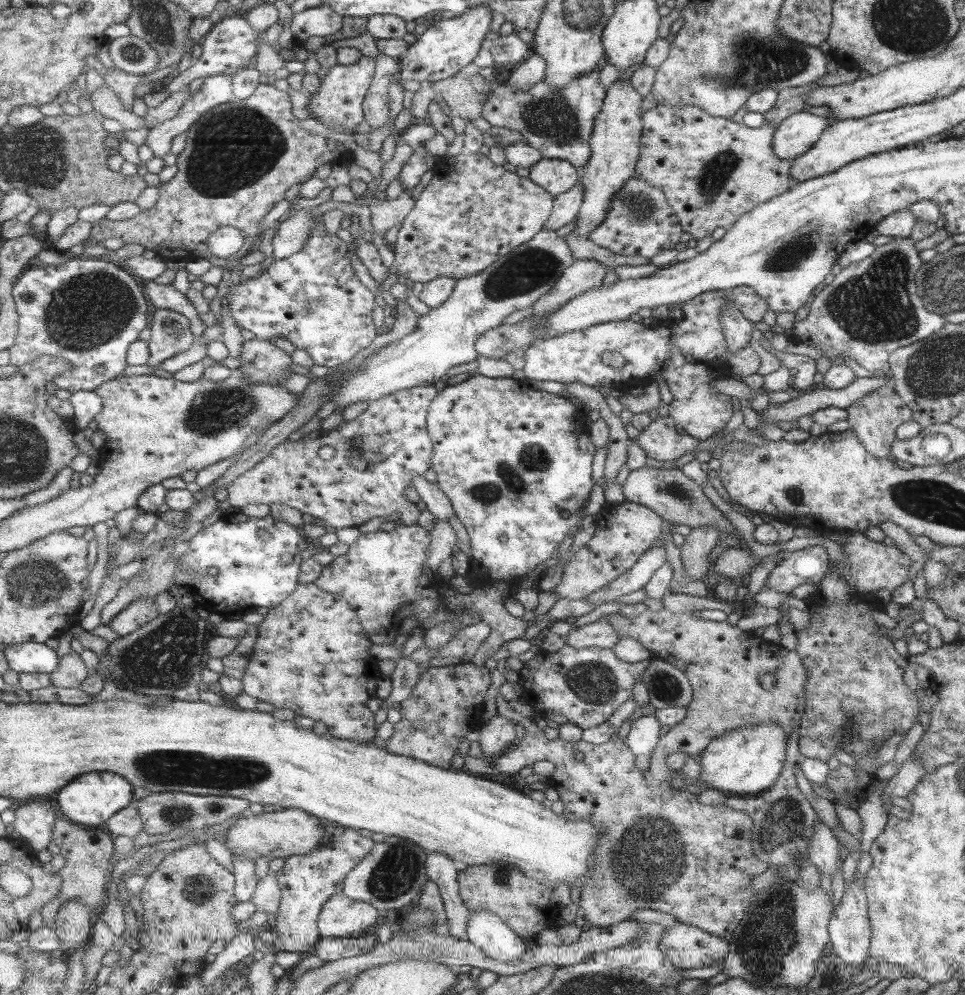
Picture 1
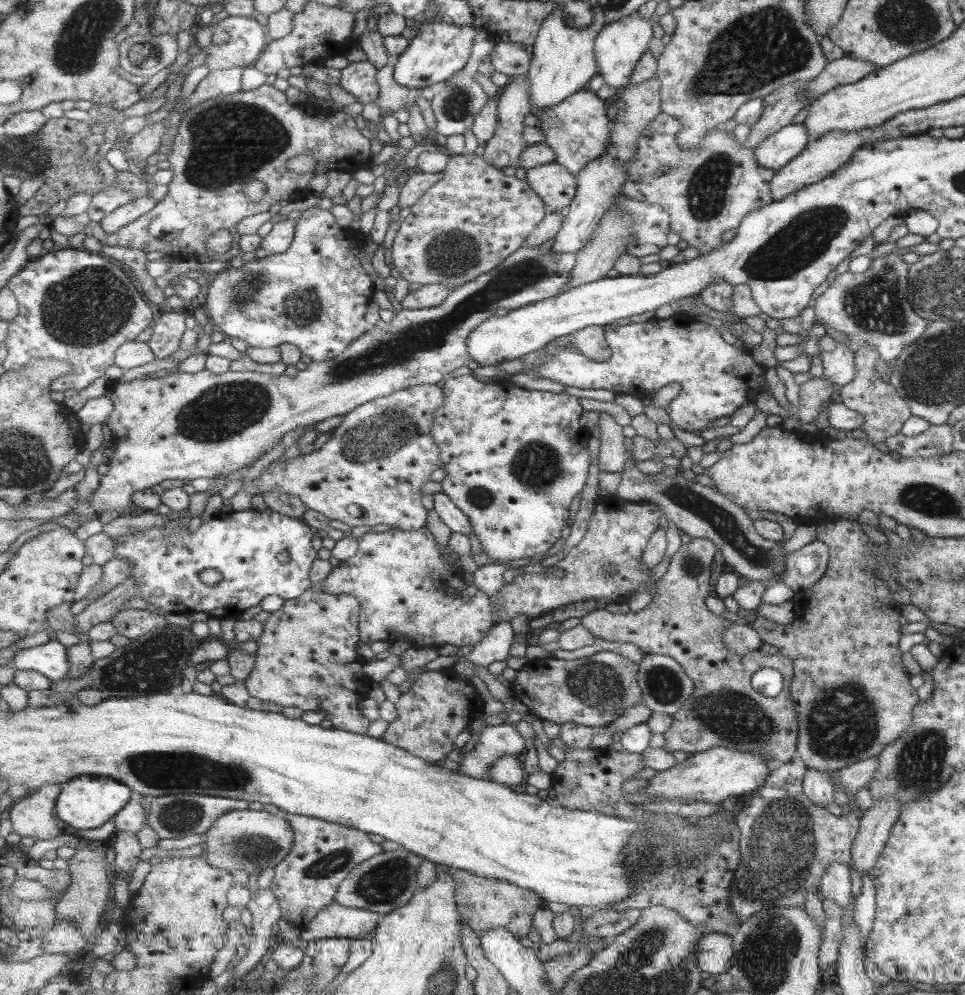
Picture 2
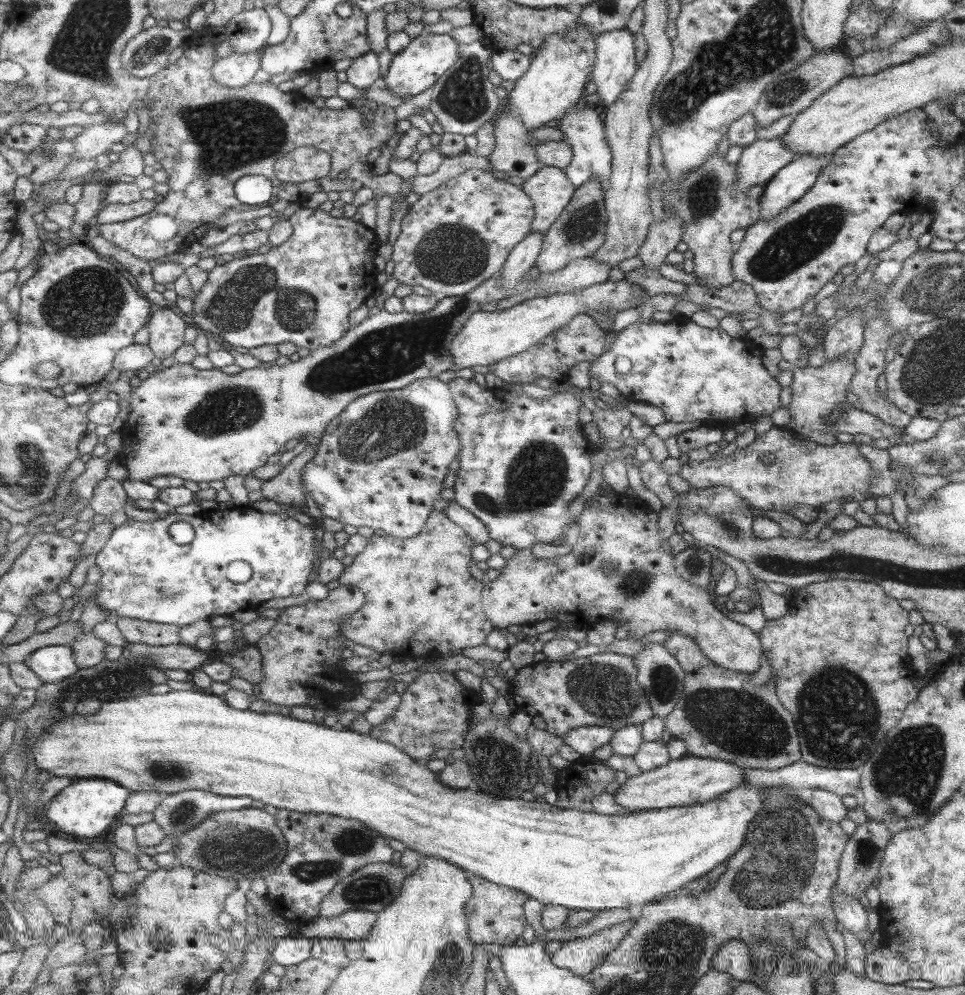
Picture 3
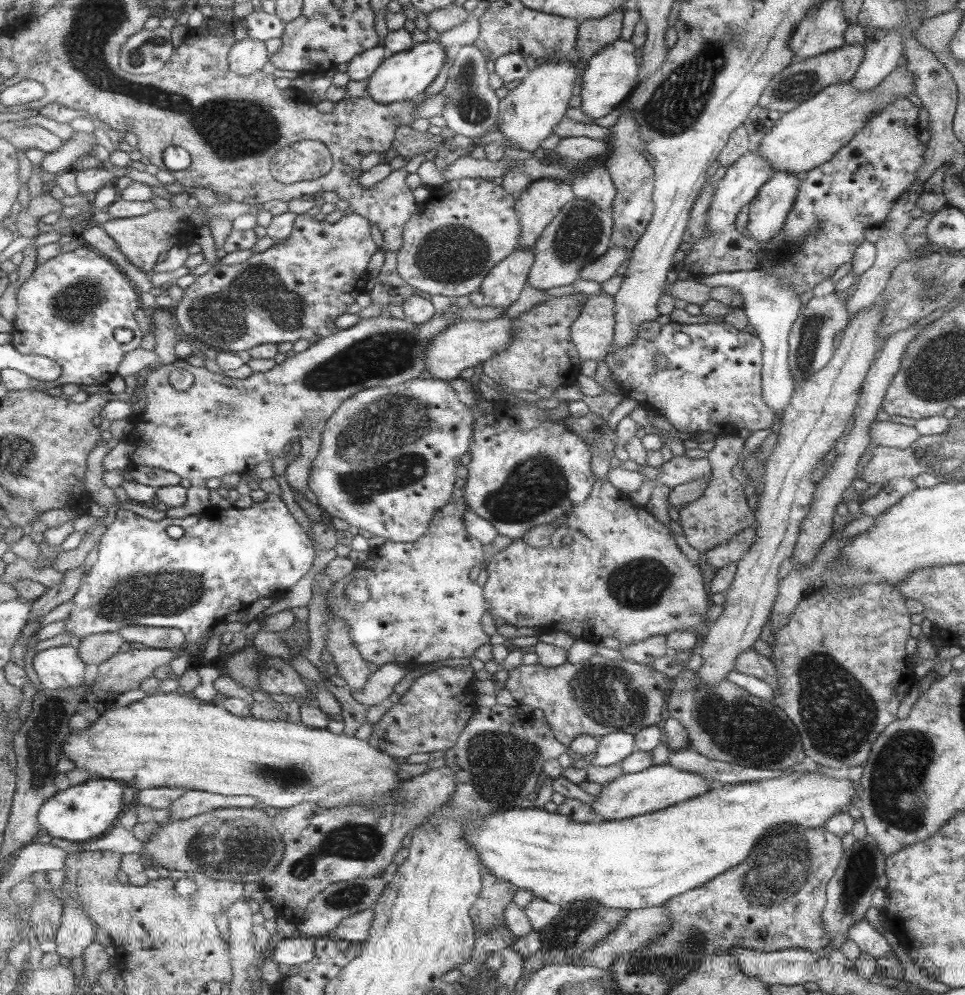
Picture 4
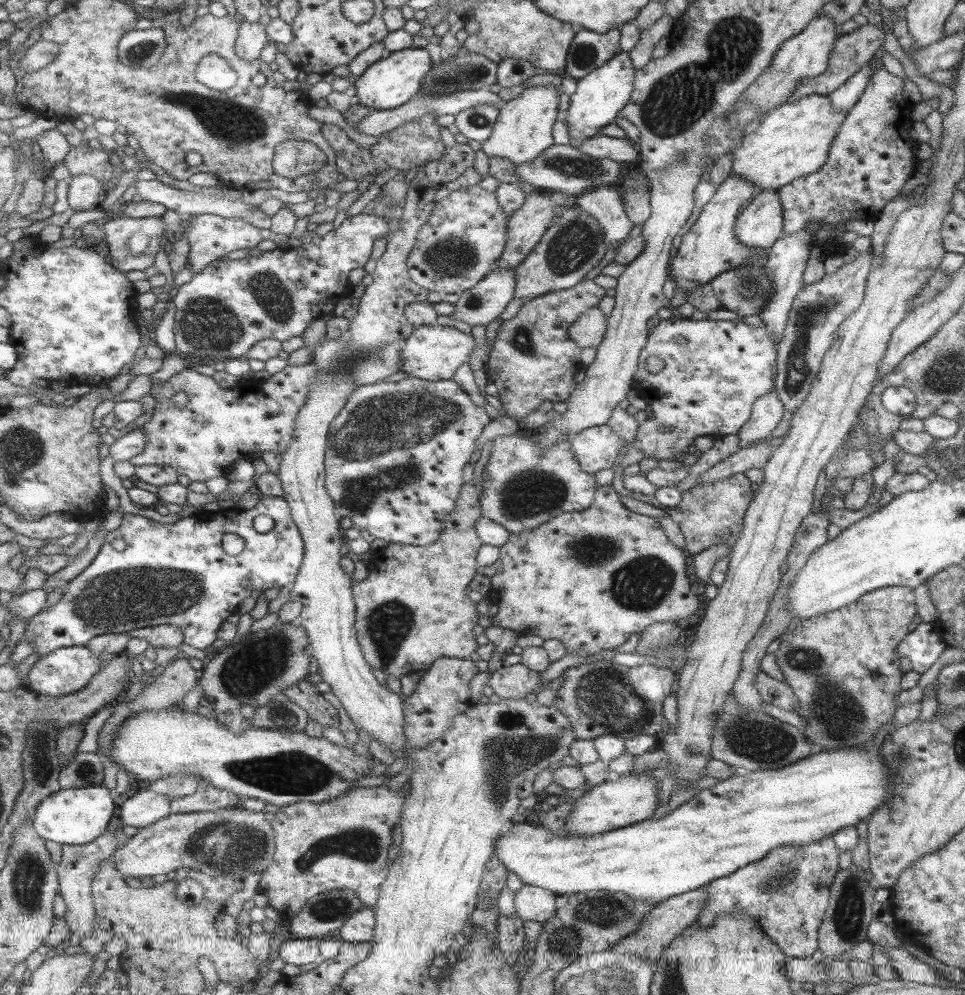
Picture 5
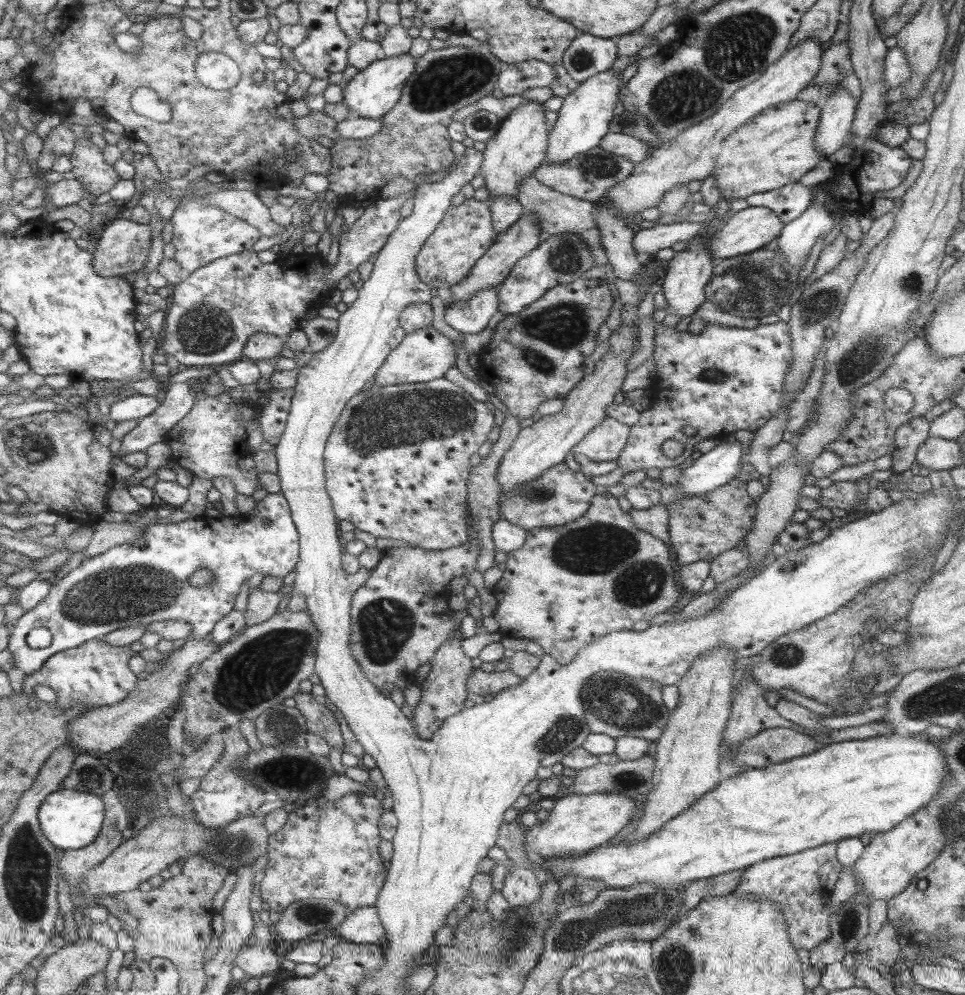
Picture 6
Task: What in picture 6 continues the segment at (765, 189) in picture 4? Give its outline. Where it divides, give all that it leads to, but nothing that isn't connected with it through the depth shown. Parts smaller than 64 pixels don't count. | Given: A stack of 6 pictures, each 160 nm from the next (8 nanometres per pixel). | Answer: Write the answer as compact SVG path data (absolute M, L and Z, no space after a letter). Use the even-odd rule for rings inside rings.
M748 206L738 212L730 213L728 221L722 228L714 232L712 238L708 238L708 249L714 258L726 259L740 254L750 254L762 248L780 236L780 230L784 223L767 207Z

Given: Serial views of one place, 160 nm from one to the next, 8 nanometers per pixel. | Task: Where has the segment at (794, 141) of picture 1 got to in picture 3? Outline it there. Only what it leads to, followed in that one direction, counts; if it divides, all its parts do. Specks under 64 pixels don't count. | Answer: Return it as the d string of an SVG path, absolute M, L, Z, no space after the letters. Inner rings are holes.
M781 137L771 140L757 139L752 144L743 147L741 156L736 162L738 174L736 189L744 191L754 184L765 184L779 170L798 158L797 152L789 150Z

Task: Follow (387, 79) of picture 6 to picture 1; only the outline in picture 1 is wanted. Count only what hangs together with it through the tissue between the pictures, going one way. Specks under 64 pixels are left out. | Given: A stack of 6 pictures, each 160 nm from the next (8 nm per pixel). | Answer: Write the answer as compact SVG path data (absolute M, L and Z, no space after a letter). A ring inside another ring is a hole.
M477 6L469 9L467 14L448 20L437 18L436 22L410 46L409 53L399 59L399 80L417 81L420 84L427 81L432 84L461 74L465 66L469 66L477 59L485 42L485 36L491 31L491 24L493 24L493 10L489 6Z

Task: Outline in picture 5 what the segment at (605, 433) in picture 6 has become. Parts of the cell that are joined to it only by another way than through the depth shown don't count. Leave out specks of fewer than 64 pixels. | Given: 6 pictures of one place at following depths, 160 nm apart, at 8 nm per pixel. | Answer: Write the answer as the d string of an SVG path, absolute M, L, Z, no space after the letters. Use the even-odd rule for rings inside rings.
M608 424L594 426L582 430L579 434L573 437L573 450L576 452L577 458L580 460L581 466L585 472L595 473L599 470L607 470L607 468L613 468L619 460L619 454L621 454L621 446L630 448L629 442L623 440L620 434L617 434L613 430L612 426Z

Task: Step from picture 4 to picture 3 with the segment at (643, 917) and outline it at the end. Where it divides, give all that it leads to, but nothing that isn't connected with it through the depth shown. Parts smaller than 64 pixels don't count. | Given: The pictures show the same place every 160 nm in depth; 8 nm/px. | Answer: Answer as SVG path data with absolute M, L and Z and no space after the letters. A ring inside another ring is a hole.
M637 917L602 930L593 936L576 938L562 944L552 955L555 966L569 969L577 977L589 976L599 963L603 963L607 955L627 936Z

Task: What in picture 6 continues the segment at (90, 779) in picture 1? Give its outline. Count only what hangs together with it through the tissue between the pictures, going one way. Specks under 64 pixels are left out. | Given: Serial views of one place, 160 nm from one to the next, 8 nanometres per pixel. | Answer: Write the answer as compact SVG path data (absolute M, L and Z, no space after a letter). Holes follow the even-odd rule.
M61 788L50 794L40 808L40 823L45 836L64 851L92 845L104 829L106 806L102 796Z

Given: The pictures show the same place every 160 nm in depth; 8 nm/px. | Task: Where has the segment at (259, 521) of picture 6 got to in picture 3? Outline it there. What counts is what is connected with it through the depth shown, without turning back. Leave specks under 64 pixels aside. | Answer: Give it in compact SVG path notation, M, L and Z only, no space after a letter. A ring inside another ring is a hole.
M210 505L207 511L193 516L171 511L168 517L153 522L128 520L114 530L109 543L97 556L96 565L101 570L102 577L97 583L100 589L94 595L94 600L101 610L109 613L107 620L110 621L129 617L181 628L195 624L199 619L231 617L239 610L255 610L260 604L273 598L299 596L305 593L305 588L314 575L315 528L316 523L301 524L295 518L283 514L282 510L279 514L263 514L244 506L224 508ZM180 521L189 522L196 531L195 540L186 546L177 544L169 534L171 526ZM235 560L245 560L253 567L253 577L249 582L235 584L227 578L227 568Z

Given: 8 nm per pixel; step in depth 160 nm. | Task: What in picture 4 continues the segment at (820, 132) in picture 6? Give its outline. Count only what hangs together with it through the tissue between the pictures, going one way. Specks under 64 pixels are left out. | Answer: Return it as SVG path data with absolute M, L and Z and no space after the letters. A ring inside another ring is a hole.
M873 30L873 39L866 41L860 67L849 81L858 91L877 87L902 60L901 34L897 30Z

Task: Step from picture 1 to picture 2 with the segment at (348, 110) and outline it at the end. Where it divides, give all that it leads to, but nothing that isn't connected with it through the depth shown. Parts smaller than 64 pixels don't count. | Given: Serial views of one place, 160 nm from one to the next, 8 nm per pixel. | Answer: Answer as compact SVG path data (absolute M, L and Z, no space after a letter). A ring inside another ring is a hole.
M369 60L349 64L339 79L342 89L356 97L360 104L376 102L380 97L379 71Z

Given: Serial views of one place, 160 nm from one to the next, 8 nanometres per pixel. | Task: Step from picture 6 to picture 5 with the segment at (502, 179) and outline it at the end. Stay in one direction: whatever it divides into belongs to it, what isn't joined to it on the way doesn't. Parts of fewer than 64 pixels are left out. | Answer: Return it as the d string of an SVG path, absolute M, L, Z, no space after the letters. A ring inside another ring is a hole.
M539 86L525 89L522 94L507 101L500 110L500 117L495 124L491 137L482 144L482 151L487 157L507 158L516 166L537 160L545 150L555 145L553 128L559 114L560 91L553 86Z

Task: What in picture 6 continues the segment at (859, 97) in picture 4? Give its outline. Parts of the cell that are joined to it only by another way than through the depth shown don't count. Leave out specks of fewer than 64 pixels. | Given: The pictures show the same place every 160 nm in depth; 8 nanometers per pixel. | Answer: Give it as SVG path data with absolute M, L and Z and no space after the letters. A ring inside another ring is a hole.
M795 98L770 106L729 134L721 142L722 148L711 172L722 197L727 200L745 198L798 182L824 159L813 142L819 122L820 108Z

